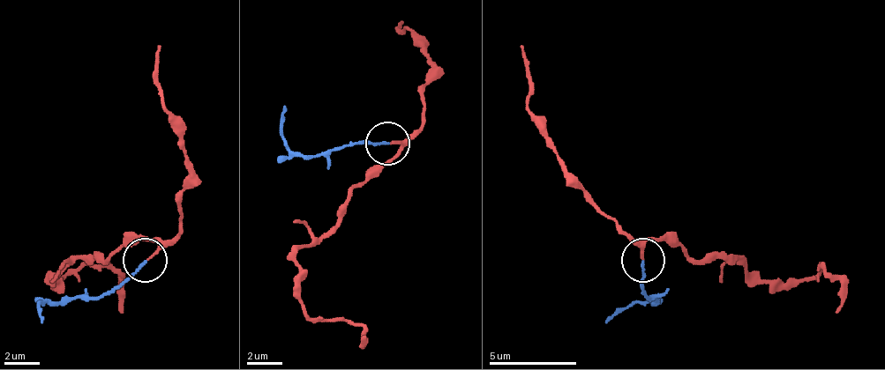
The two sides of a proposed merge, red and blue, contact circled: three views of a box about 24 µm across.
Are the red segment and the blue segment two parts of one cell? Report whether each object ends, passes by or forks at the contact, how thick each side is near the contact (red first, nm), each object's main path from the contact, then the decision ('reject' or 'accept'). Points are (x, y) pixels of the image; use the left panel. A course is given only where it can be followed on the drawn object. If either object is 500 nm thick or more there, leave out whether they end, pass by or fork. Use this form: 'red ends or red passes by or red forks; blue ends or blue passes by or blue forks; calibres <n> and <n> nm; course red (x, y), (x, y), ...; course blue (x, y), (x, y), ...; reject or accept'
red ends; blue ends; calibres 140 and 130 nm; course red (147, 261), (156, 240), (126, 240), (104, 261), (78, 256), (51, 278), (69, 270), (117, 270), (122, 314); course blue (144, 261), (108, 292), (60, 296), (38, 305), (42, 322); accept

